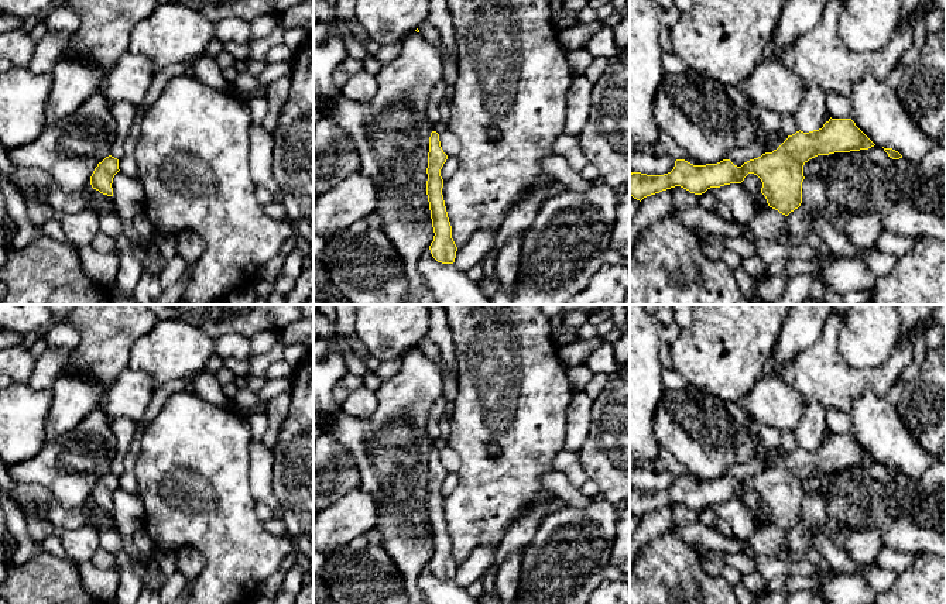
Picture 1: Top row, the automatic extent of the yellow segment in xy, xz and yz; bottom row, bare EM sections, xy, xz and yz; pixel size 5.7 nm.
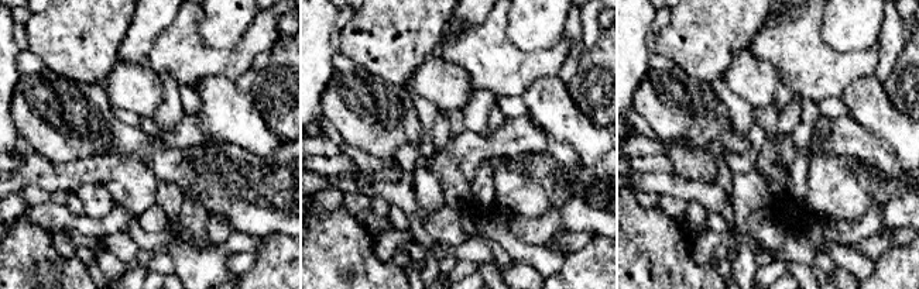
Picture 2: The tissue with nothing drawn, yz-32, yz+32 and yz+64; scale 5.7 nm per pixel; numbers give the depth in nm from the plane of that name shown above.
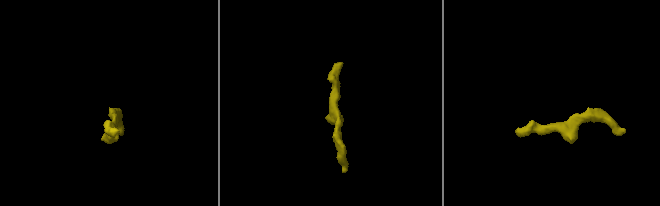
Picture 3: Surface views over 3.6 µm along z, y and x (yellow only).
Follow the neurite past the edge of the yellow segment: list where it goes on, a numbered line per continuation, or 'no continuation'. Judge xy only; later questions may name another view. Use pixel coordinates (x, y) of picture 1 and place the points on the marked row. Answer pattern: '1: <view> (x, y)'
no continuation

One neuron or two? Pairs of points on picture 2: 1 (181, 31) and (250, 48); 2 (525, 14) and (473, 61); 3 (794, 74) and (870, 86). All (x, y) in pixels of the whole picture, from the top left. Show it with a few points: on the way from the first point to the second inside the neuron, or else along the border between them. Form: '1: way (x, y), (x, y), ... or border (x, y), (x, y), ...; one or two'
1: way (198, 48), (206, 57), (233, 57); one
2: border (507, 14), (507, 37), (521, 50), (534, 51); two
3: border (874, 72), (856, 78), (840, 97); two

